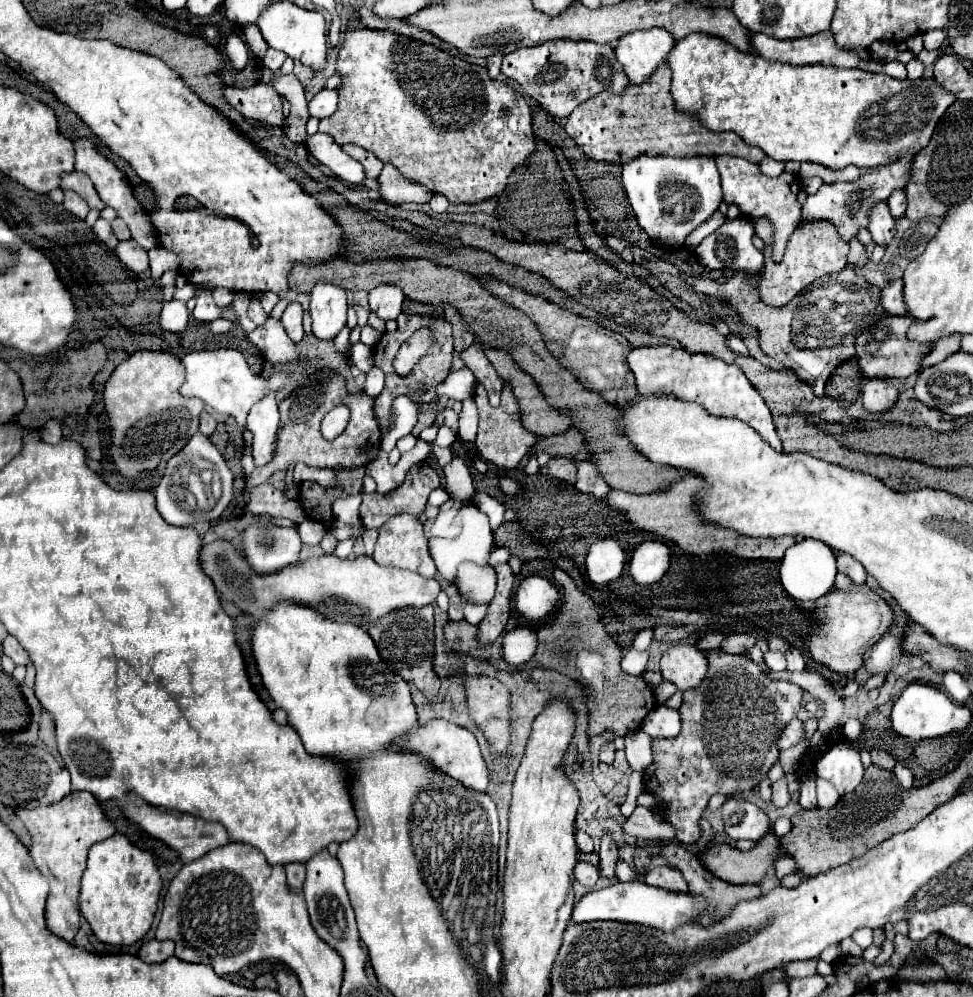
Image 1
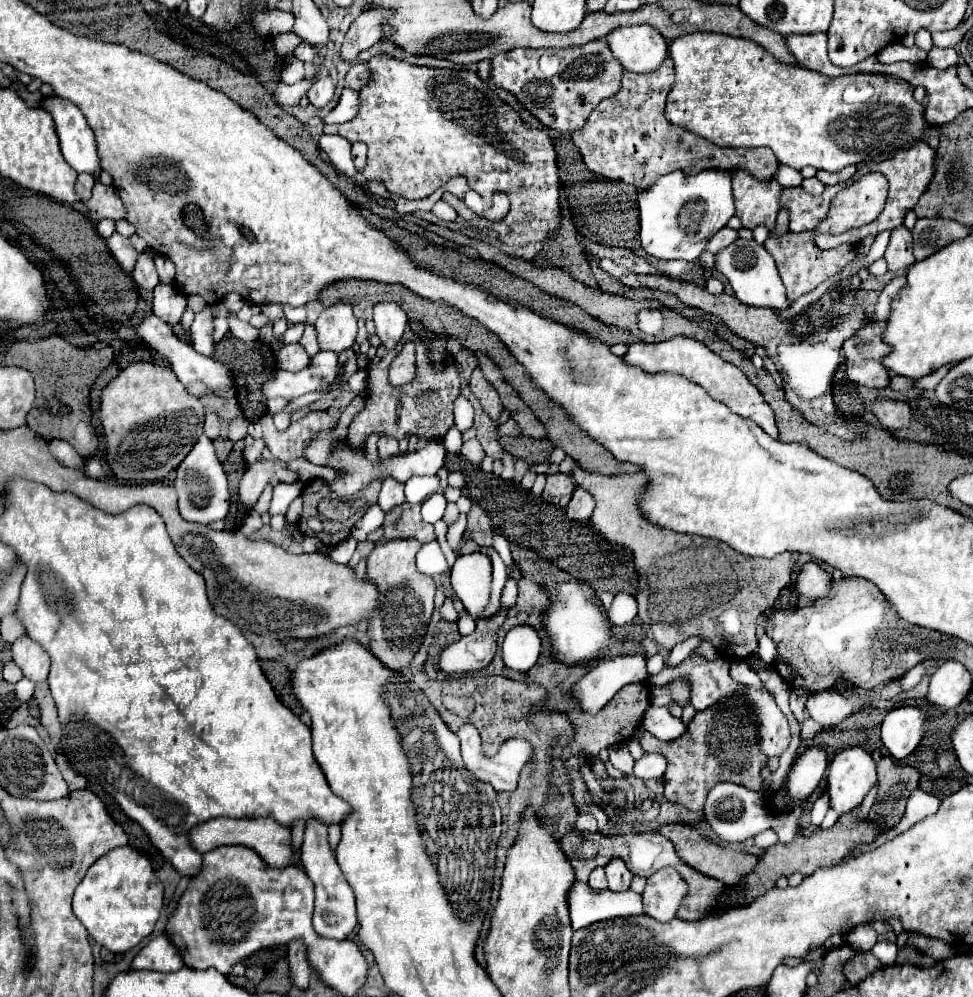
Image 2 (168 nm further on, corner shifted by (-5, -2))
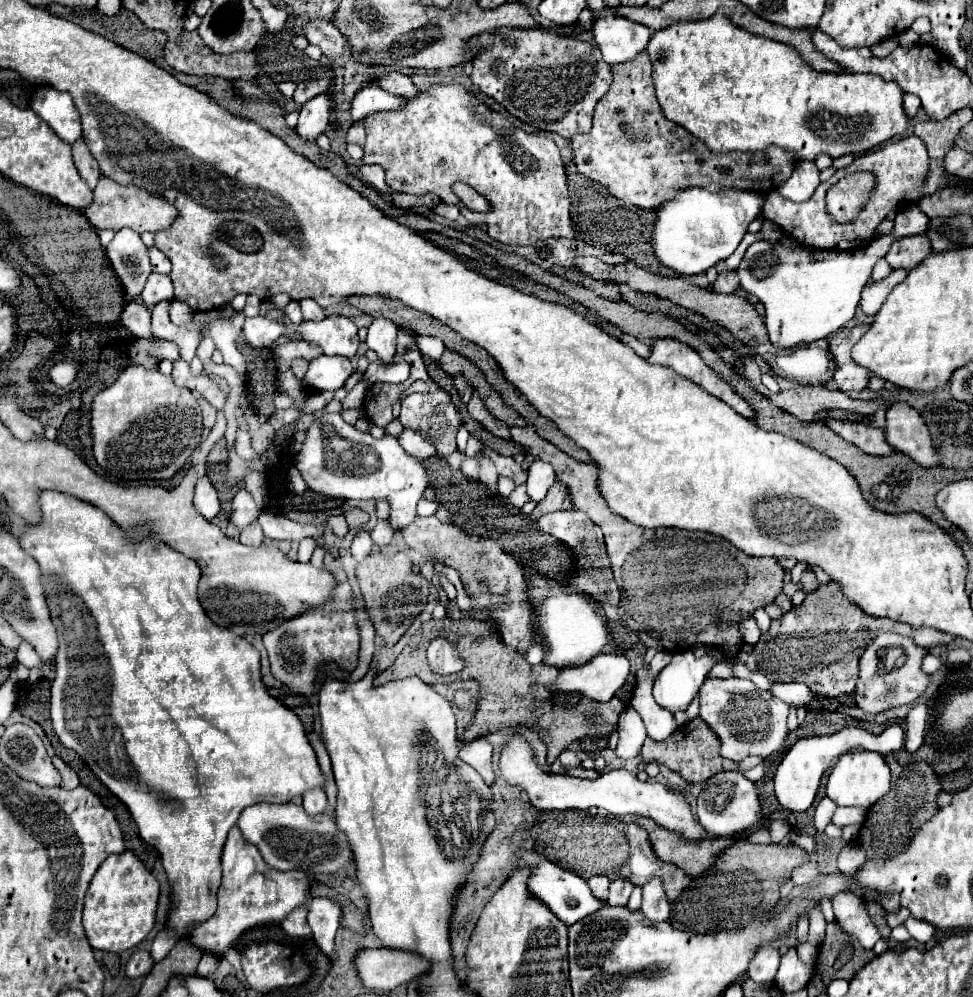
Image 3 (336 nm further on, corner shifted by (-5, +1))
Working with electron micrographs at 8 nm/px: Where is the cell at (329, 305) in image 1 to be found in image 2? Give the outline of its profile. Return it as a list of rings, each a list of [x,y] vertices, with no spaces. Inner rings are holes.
[[[336,303],[336,307],[328,307],[320,313],[318,321],[314,323],[318,333],[318,345],[320,349],[342,353],[350,349],[356,341],[356,317],[352,313],[352,307],[346,303]]]

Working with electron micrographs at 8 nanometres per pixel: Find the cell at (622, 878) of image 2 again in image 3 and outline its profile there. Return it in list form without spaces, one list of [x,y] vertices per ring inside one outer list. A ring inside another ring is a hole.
[[[616,878],[610,882],[610,896],[608,896],[608,904],[610,906],[624,906],[628,902],[628,896],[632,892],[632,882],[624,880],[624,878]]]

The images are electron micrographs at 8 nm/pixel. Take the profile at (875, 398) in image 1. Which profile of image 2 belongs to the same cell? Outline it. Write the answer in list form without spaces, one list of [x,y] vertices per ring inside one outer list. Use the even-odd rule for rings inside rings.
[[[878,399],[872,403],[872,409],[874,409],[874,415],[878,417],[880,425],[886,429],[886,431],[898,431],[898,429],[906,429],[910,427],[910,407],[908,403],[902,403],[902,401],[884,401],[884,399]]]

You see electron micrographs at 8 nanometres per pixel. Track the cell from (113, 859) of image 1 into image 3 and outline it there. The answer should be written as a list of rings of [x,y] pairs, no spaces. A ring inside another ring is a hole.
[[[126,850],[122,854],[108,856],[108,860],[100,864],[84,900],[82,924],[90,946],[106,952],[122,952],[134,948],[150,934],[156,920],[158,882],[142,860],[134,852]]]

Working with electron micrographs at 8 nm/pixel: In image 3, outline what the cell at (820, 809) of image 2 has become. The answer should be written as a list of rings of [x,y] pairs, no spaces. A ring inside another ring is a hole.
[[[825,797],[818,802],[814,813],[814,826],[818,832],[825,830],[826,824],[831,822],[832,816],[837,809],[837,805],[830,800],[830,798]]]

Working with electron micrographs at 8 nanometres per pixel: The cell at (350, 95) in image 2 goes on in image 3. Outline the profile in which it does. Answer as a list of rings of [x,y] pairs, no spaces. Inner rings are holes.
[[[364,86],[352,98],[350,116],[352,116],[352,120],[360,120],[372,112],[398,110],[400,106],[402,106],[402,96],[388,94],[378,86]]]

